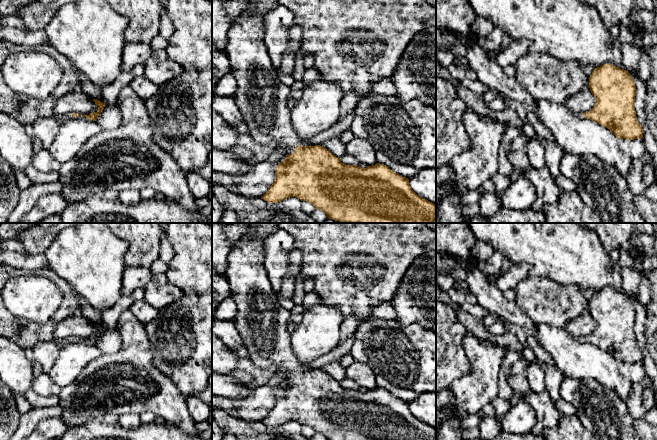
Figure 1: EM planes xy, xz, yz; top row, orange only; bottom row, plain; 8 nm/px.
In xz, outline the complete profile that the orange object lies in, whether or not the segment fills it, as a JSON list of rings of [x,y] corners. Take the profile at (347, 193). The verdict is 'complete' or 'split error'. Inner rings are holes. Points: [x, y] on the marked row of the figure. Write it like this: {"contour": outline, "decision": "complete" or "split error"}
{"contour": [[[248,0],[245,8],[255,6],[255,13],[248,17],[240,14],[235,18],[229,30],[228,44],[225,48],[232,68],[231,73],[237,81],[233,98],[245,119],[248,134],[261,144],[275,142],[278,148],[295,148],[292,154],[287,154],[286,159],[276,166],[275,180],[261,199],[278,203],[289,197],[296,197],[301,201],[310,202],[316,209],[322,210],[328,218],[342,223],[436,223],[436,204],[418,196],[410,187],[409,179],[395,173],[388,166],[380,163],[366,168],[346,165],[340,161],[339,157],[321,145],[301,145],[291,125],[291,111],[287,107],[291,88],[281,82],[281,73],[272,65],[263,40],[263,15],[278,5],[280,5],[279,0]]], "decision": "split error"}

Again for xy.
{"contour": [[[93,99],[93,101],[98,106],[98,110],[95,113],[91,113],[89,115],[71,113],[63,115],[52,115],[47,118],[42,117],[35,119],[32,123],[32,126],[34,128],[36,138],[42,143],[43,148],[48,149],[51,146],[60,126],[64,124],[69,118],[83,116],[90,120],[96,121],[97,117],[106,105],[97,99]]], "decision": "split error"}

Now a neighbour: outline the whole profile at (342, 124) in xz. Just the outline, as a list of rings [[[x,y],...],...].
[[[349,113],[344,117],[338,118],[338,120],[330,126],[329,129],[323,131],[320,134],[312,136],[304,146],[316,146],[321,145],[323,142],[333,137],[339,136],[342,132],[351,129],[351,123],[354,118],[354,113]]]

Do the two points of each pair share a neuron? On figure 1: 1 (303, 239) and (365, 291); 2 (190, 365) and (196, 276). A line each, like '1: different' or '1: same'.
1: same
2: same

